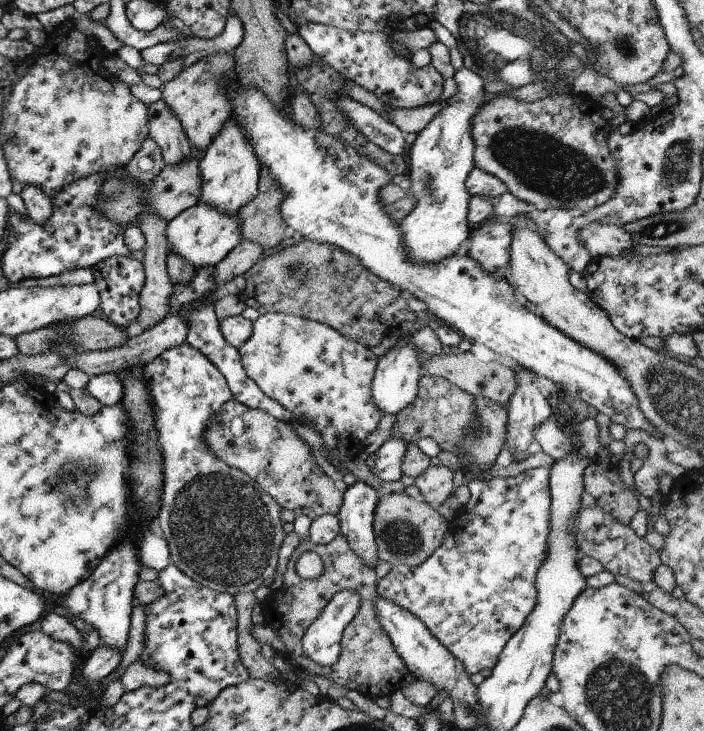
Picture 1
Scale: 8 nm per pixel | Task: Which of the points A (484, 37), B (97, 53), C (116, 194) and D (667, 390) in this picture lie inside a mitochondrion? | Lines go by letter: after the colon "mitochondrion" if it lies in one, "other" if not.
A: mitochondrion
B: other
C: mitochondrion
D: mitochondrion

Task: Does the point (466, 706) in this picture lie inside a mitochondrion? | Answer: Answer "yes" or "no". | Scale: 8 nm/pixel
yes

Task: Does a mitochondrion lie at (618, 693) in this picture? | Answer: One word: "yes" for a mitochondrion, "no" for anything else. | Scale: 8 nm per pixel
yes

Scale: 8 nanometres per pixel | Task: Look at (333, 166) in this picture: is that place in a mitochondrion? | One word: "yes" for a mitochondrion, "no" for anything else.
no

